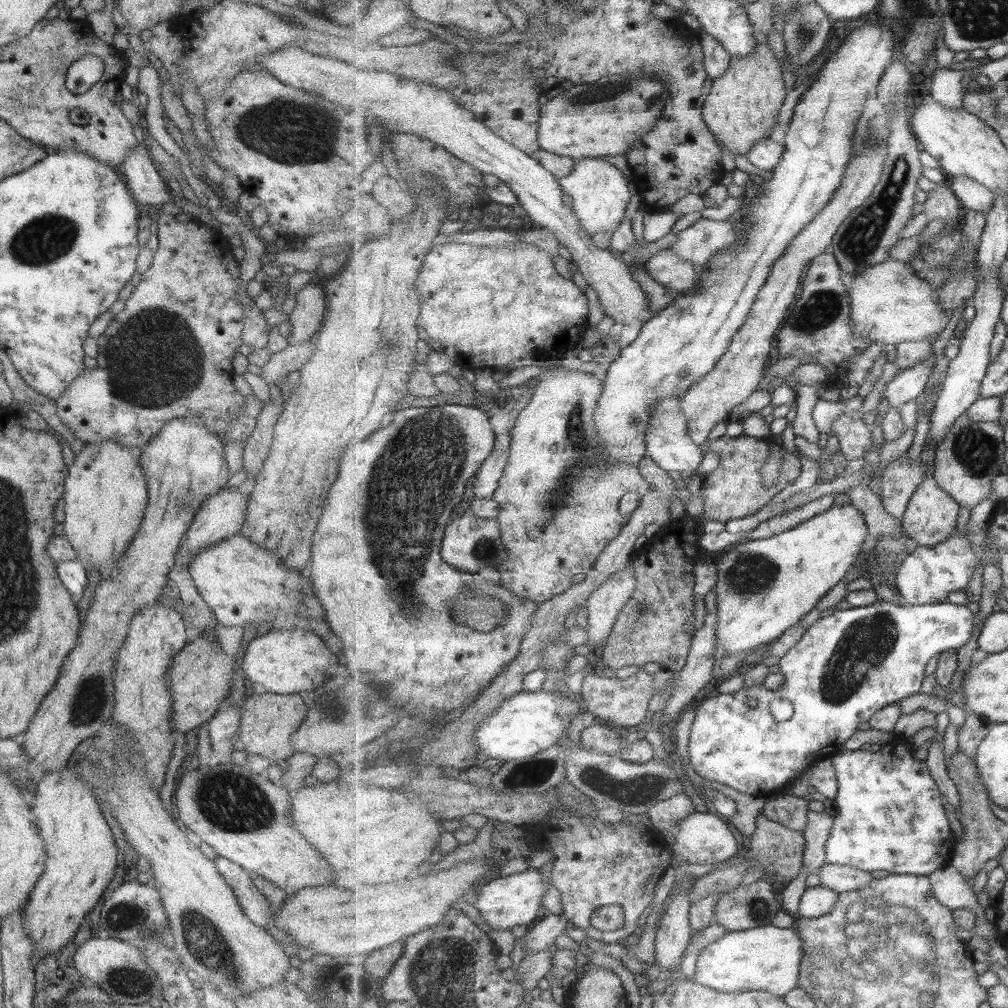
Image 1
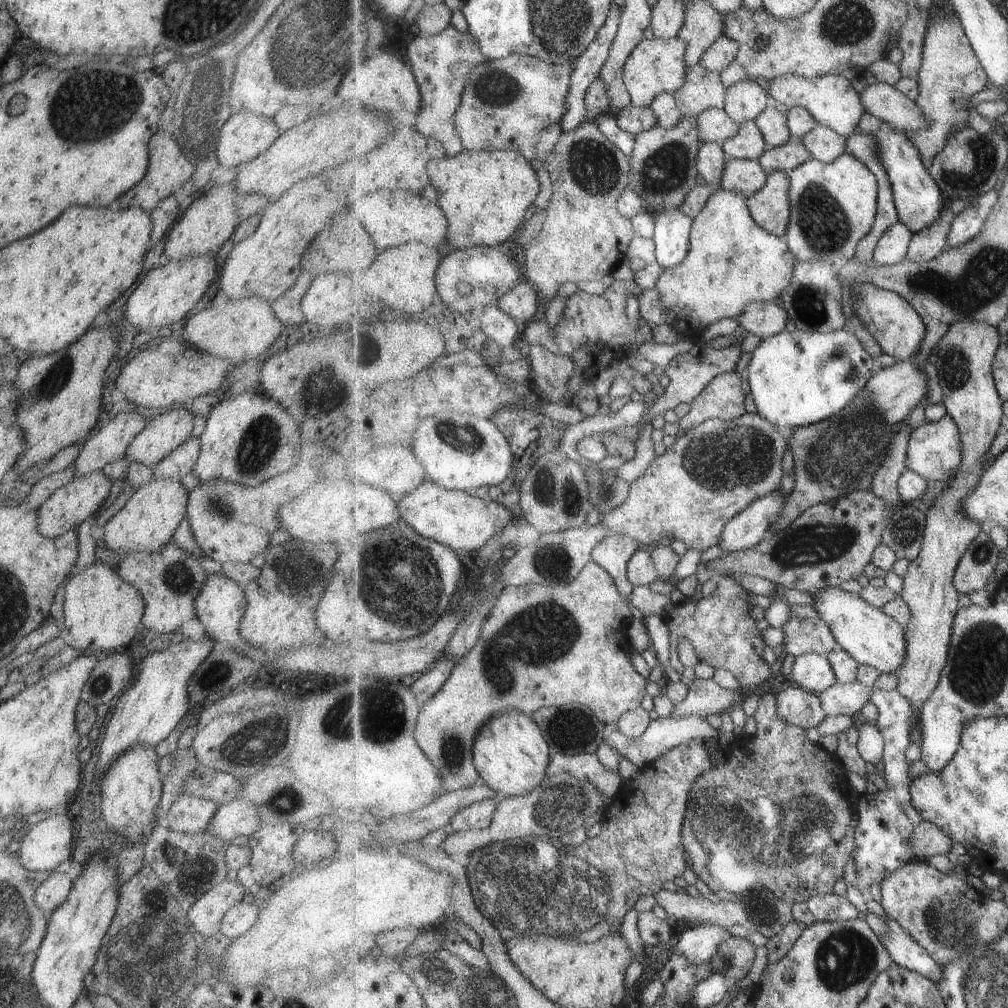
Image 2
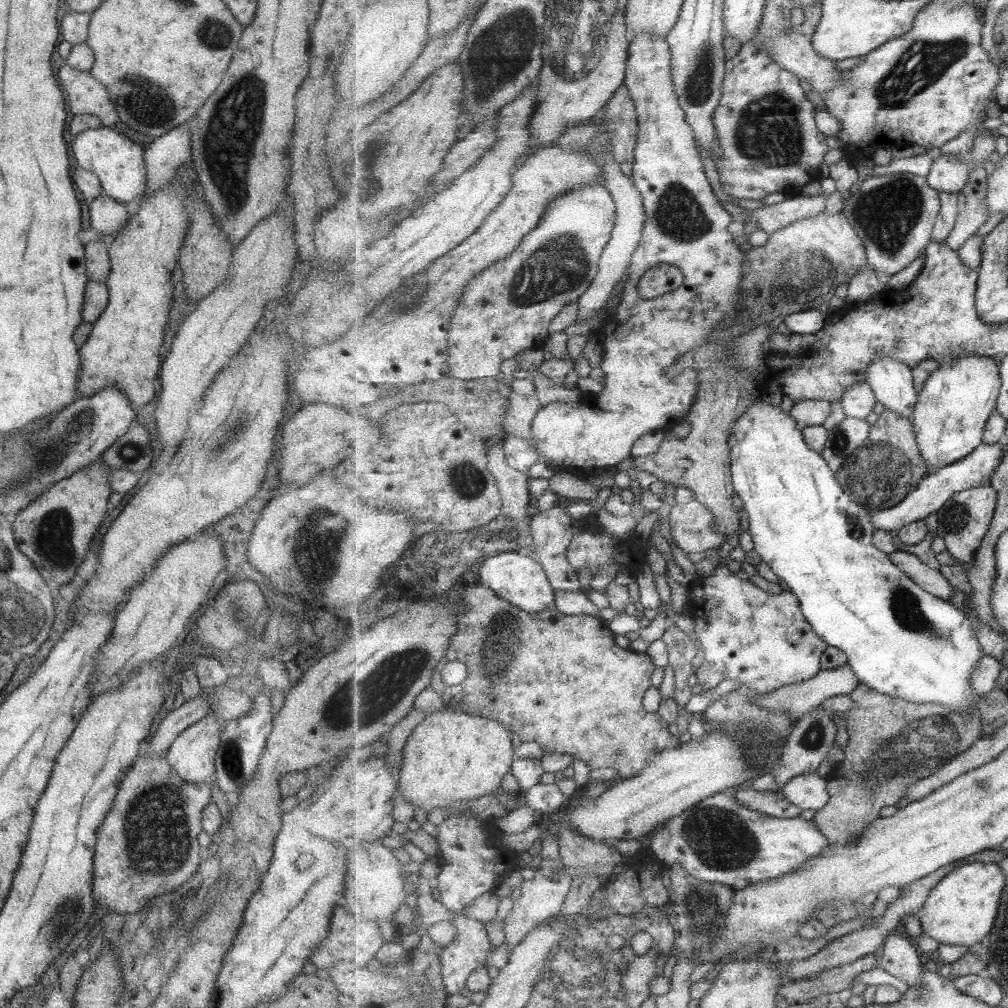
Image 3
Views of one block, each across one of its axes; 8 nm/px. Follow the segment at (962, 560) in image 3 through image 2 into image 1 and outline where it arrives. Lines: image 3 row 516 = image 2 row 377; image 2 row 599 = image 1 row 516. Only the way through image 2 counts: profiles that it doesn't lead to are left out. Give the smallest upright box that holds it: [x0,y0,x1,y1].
[905,439,961,547]

